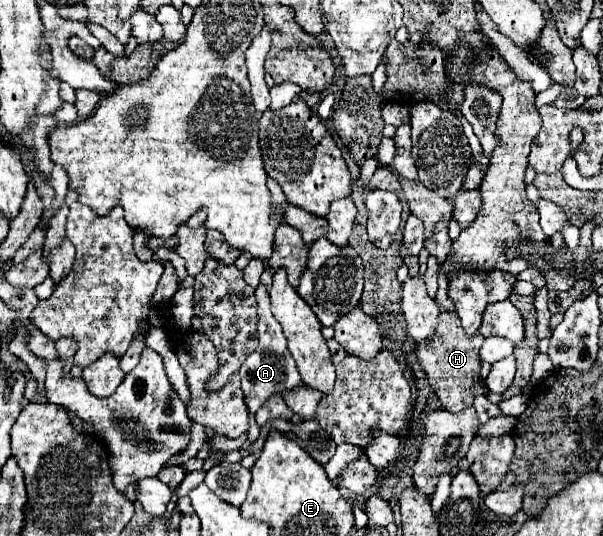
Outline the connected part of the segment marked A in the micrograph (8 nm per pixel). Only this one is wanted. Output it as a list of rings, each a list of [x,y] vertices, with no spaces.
[[[257,286],[257,310],[259,310],[259,326],[257,326],[257,334],[259,334],[259,346],[253,354],[247,356],[247,360],[243,362],[239,376],[241,376],[241,388],[245,394],[245,404],[249,408],[249,412],[257,412],[273,394],[283,394],[295,388],[303,386],[303,380],[295,368],[293,356],[287,350],[287,342],[281,330],[281,324],[273,318],[271,314],[271,306],[269,306],[269,294],[263,286]]]

